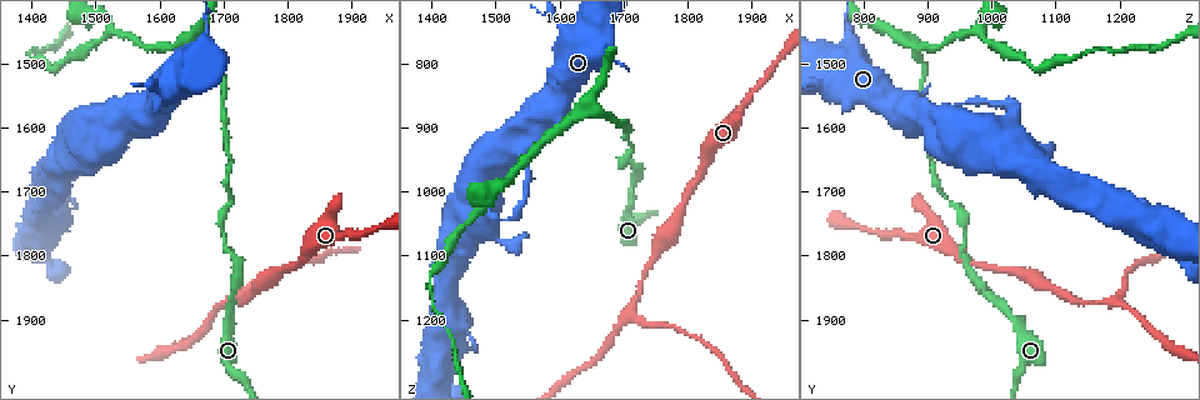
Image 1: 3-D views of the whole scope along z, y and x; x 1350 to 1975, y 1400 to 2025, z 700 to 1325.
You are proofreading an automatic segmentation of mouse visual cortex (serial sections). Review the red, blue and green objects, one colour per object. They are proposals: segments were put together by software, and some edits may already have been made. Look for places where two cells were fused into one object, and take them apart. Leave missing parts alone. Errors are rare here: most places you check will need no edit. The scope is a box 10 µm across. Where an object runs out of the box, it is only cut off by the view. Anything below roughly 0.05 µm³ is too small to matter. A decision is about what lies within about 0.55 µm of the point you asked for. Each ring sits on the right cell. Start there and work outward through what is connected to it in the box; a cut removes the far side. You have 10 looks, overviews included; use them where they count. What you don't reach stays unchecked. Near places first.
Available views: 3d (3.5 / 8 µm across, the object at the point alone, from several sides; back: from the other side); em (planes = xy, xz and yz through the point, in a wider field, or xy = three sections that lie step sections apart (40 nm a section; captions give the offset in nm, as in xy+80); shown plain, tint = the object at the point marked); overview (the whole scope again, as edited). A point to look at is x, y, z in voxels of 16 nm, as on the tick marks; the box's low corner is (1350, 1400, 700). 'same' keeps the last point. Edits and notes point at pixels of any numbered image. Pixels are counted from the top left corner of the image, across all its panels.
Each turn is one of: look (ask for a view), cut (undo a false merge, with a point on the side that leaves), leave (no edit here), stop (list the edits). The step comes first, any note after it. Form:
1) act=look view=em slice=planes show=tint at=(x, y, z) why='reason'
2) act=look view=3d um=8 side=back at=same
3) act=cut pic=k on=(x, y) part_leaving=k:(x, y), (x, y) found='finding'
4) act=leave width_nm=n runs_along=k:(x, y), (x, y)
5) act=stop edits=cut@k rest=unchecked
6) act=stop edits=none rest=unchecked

act=look view=3d um=8 at=(1700, 1770, 955) why='thin neck'

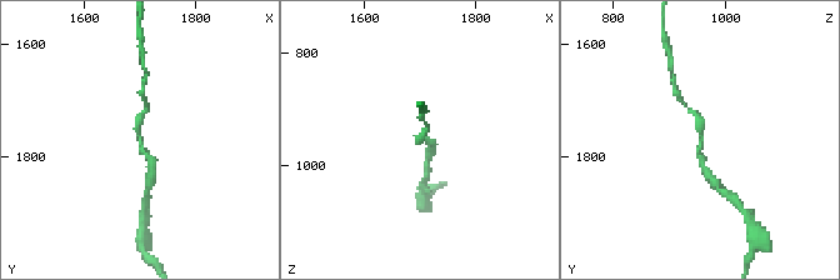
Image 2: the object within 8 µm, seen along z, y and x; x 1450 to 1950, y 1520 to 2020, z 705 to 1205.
act=look view=3d um=3.5 at=same why='closer look'

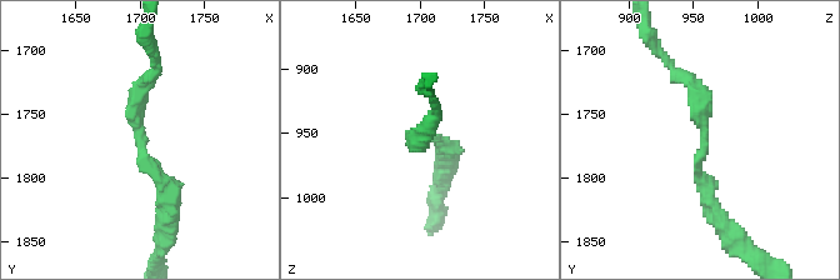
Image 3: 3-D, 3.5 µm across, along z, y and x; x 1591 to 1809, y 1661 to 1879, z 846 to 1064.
act=look view=em slice=xy step=5 show=tint at=(1702, 1766, 958) arm_widths_nm=200,250

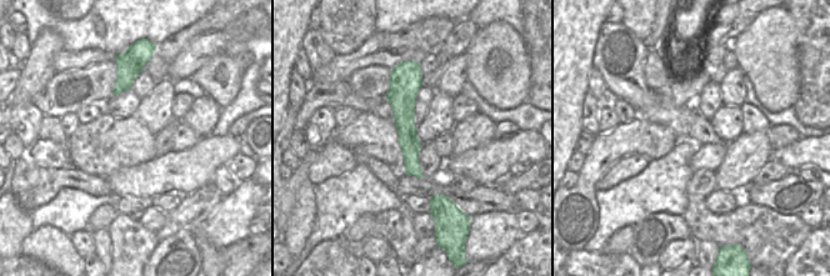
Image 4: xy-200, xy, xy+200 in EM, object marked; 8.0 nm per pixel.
act=leave width_nm=180 runs_along=3:(714, 209), (698, 171), (701, 98), (675, 71) found='one cell here'

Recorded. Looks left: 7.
act=look view=3d um=3.5 side=back at=(1545, 1560, 955) why='a narrow waist'

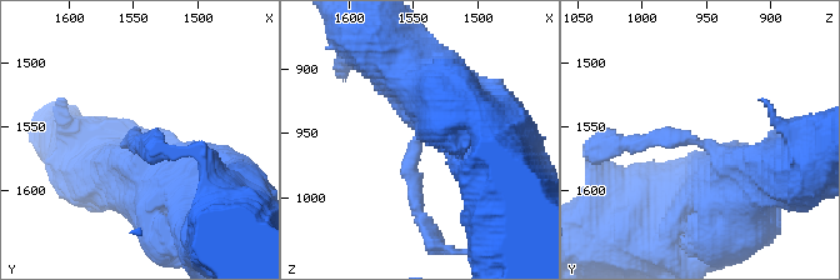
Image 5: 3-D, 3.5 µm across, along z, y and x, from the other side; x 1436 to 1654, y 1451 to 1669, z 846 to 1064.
act=look view=em slice=xy step=1 show=tint at=(1548, 1560, 958)

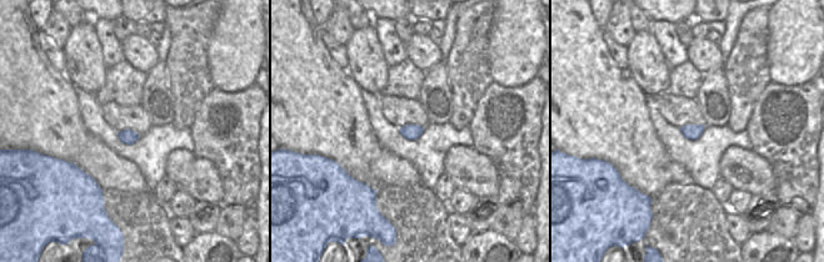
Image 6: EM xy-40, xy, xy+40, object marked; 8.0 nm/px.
act=leave runs_along=5:(753, 183), (710, 144), (618, 144) found='continuous, no second cell'

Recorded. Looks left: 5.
act=look view=3d um=3.5 at=(1660, 1465, 875) why='three arms meet'

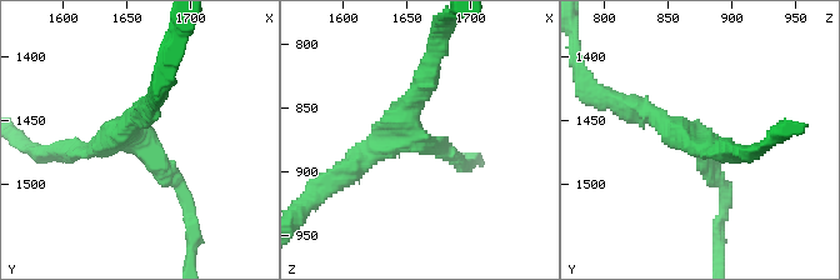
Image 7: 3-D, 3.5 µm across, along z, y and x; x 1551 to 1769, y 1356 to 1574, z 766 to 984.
act=look view=em slice=planes show=tint at=(1656, 1466, 878) arms=3 arm_widths_nm=150,250,250

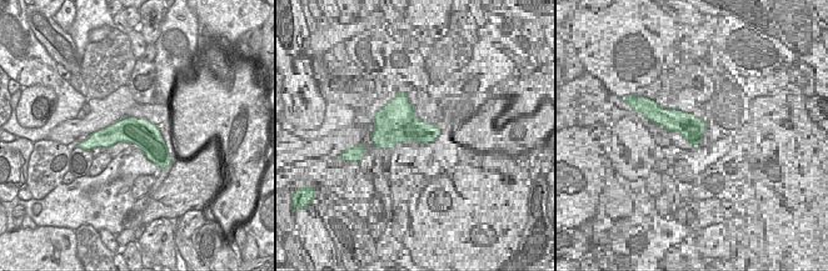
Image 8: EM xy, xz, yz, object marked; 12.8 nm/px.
act=leave runs_along=8:(95, 136), (141, 135), (165, 157) found='one cell here'

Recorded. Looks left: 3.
act=look view=3d um=8 side=back at=(1520, 1450, 980) why='side arm on a straight run'

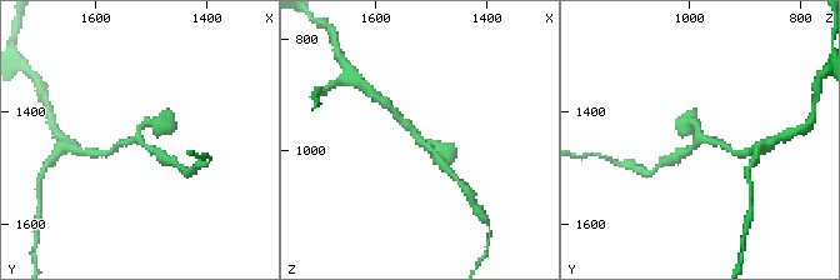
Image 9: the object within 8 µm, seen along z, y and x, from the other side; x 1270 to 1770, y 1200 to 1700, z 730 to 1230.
act=look view=em slice=xy step=2 show=tint at=same why='shape alone is not enough'

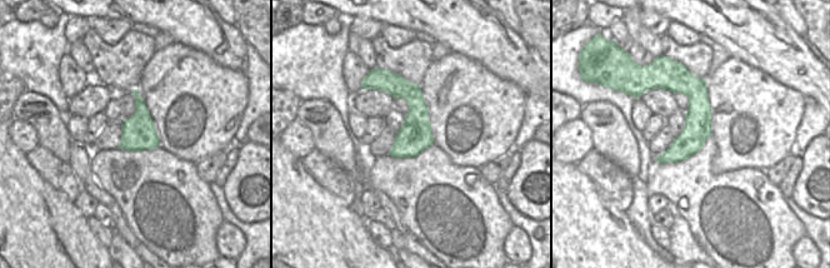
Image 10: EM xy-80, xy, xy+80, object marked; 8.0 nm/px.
act=leave runs_along=10:(679, 72), (696, 129), (660, 159) found='continuous, no second cell'

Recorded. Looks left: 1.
act=stop edits=none rest=unchecked

